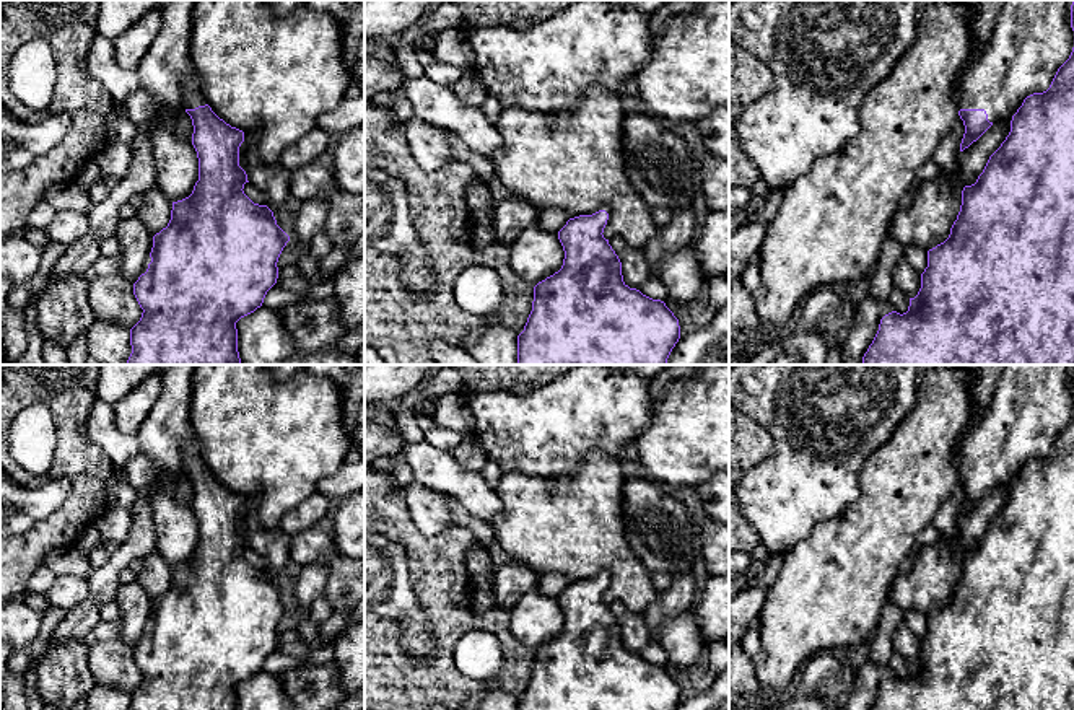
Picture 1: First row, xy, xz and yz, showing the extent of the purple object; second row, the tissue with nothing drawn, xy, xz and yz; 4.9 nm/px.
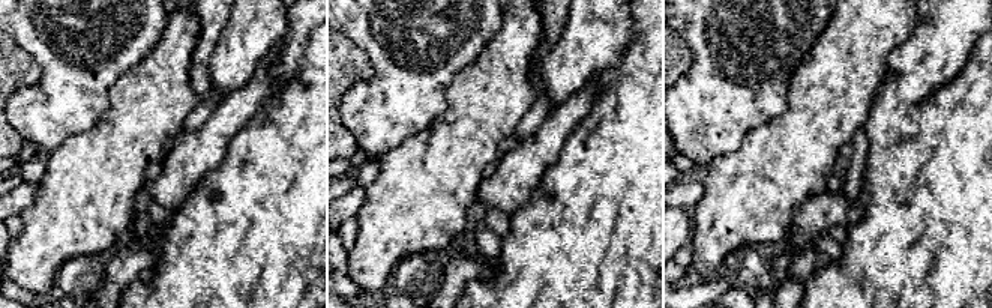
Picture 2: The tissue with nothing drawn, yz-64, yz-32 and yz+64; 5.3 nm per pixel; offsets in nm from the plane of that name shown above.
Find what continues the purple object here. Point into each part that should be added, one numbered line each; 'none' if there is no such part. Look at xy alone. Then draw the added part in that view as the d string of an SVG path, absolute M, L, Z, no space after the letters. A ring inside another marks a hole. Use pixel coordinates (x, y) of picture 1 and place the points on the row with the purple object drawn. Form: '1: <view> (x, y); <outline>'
1: xy (191, 87); M192 70L190 75L184 78L182 94L186 109L195 109L207 104L202 94L200 77L195 70Z

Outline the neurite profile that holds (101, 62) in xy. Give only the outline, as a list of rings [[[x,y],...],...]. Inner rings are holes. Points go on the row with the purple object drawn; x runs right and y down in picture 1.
[[[96,34],[86,55],[86,65],[88,72],[107,88],[114,103],[122,103],[140,88],[137,72],[125,70],[116,60],[112,39]]]

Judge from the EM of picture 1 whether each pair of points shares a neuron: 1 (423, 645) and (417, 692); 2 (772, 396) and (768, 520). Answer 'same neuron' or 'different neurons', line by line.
1: different neurons
2: same neuron

